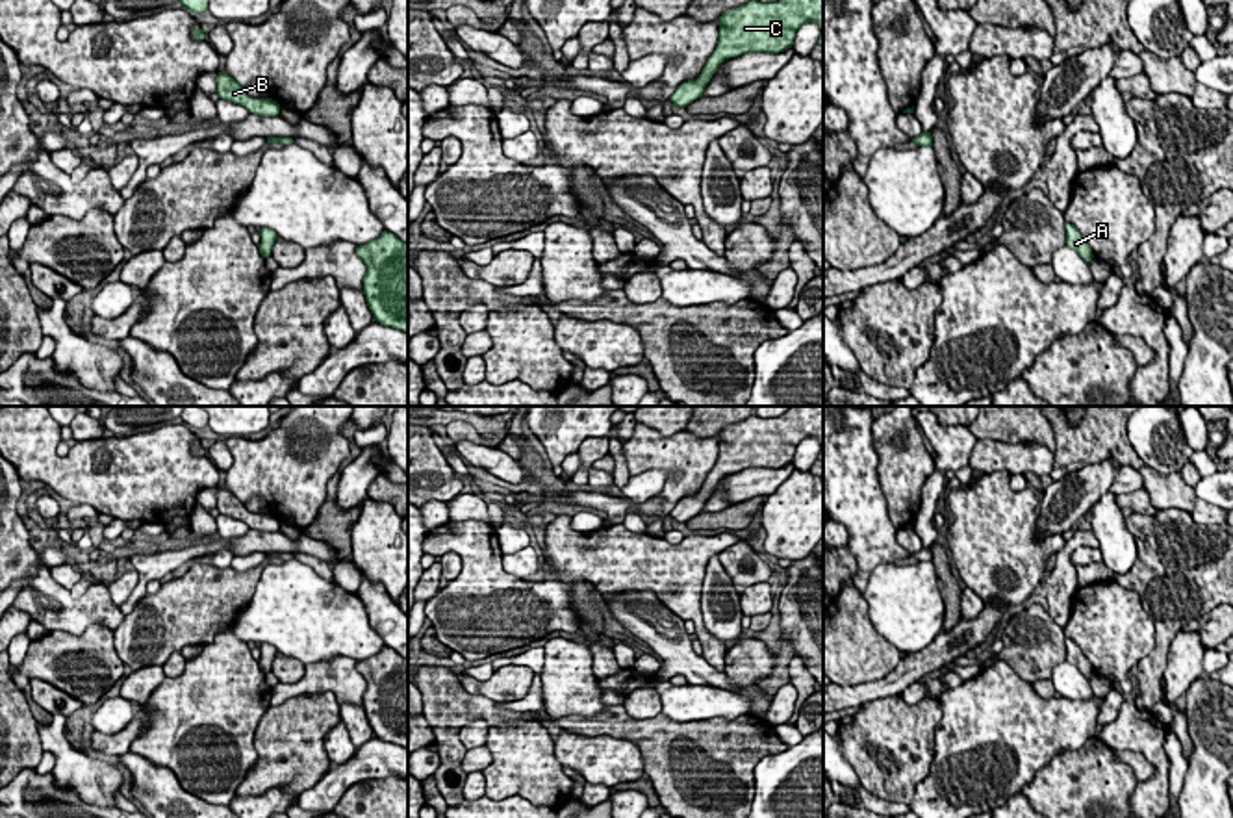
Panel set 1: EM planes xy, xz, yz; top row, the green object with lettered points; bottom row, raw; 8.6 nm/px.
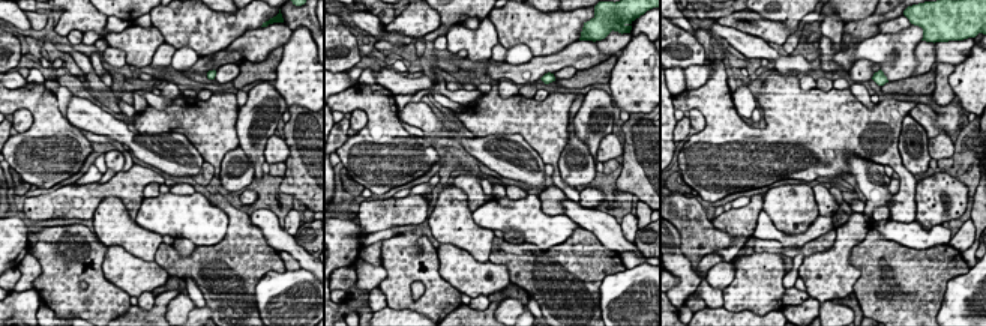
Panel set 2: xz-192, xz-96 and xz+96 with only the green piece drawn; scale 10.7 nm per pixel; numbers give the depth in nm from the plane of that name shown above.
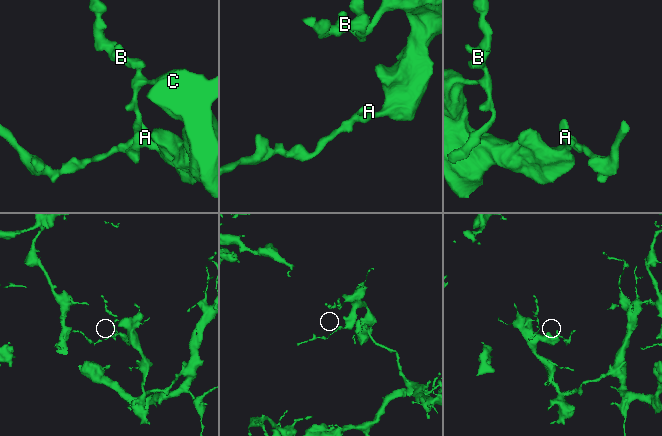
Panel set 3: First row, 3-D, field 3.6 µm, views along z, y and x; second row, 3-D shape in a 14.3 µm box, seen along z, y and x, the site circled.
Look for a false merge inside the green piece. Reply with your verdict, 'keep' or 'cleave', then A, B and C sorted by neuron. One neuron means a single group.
cleave | A C / B

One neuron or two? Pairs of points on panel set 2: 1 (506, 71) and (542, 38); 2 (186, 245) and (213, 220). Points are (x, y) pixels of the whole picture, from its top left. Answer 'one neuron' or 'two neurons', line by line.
1: two neurons
2: two neurons

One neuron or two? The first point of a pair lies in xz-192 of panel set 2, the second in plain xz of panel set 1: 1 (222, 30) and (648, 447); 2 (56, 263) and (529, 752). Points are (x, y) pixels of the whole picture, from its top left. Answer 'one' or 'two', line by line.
1: one
2: one

